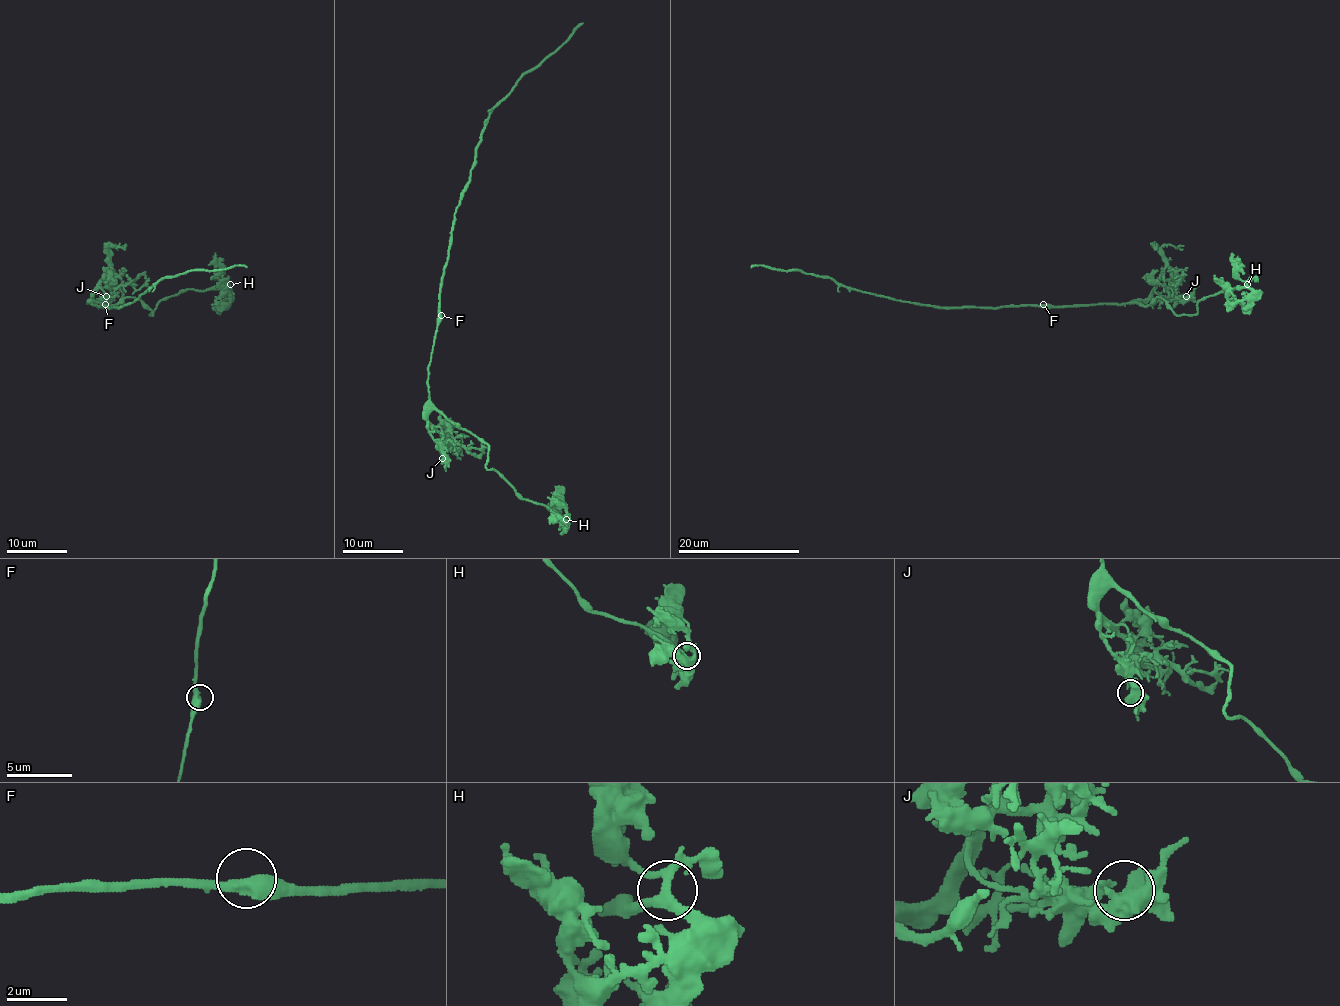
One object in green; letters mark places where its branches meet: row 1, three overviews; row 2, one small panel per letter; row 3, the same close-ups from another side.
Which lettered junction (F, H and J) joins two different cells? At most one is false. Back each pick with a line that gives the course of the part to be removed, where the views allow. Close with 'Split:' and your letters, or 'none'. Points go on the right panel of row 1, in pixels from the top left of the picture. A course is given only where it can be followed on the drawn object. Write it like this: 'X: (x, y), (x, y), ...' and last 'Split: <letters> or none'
Split: none

